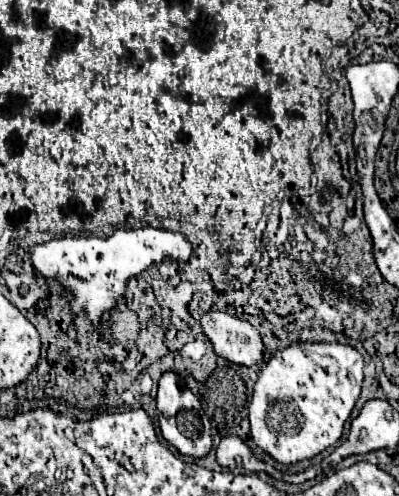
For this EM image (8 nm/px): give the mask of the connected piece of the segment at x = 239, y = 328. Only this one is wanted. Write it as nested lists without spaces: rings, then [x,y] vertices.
[[[210,311],[200,319],[200,325],[218,357],[244,367],[262,363],[264,343],[248,321],[224,311]]]

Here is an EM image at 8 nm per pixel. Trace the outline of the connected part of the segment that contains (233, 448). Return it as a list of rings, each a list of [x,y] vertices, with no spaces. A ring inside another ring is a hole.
[[[224,437],[220,441],[220,445],[218,445],[216,457],[218,457],[220,467],[244,469],[250,463],[252,453],[250,453],[250,449],[246,447],[246,443],[240,437]]]

